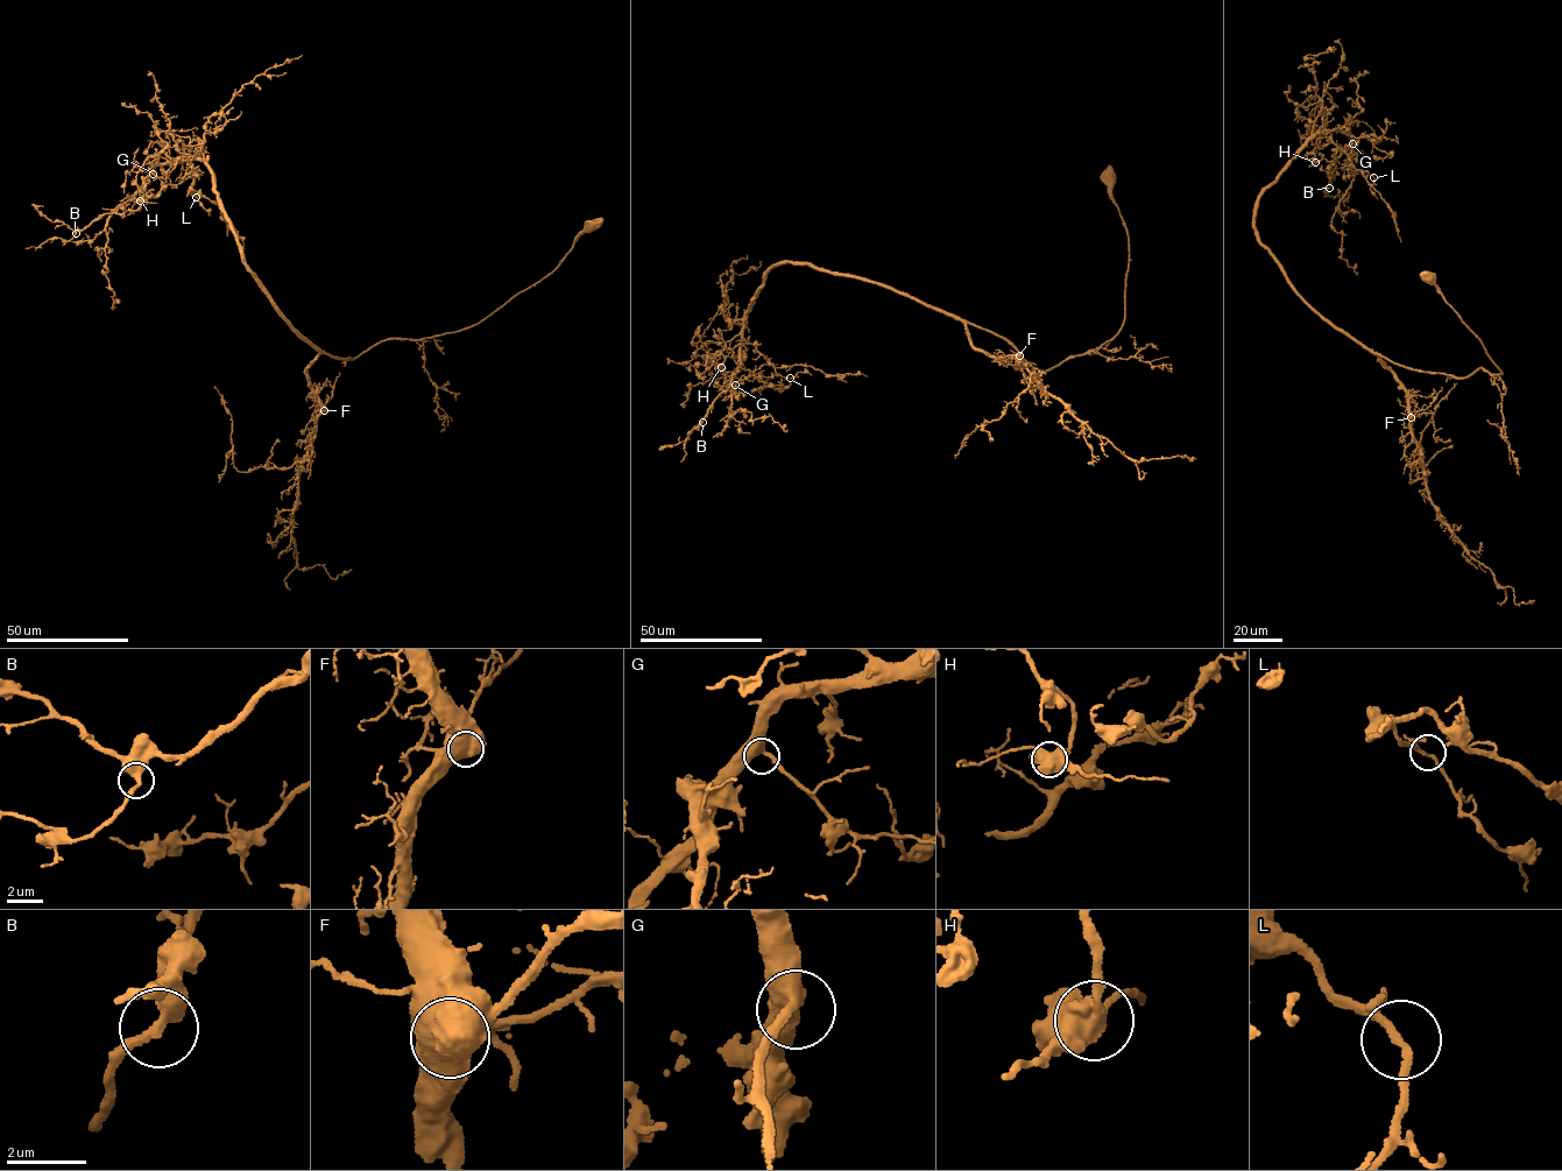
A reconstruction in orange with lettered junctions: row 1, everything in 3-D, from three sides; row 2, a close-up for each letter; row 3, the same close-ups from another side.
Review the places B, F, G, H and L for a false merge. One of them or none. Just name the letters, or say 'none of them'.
none of them

